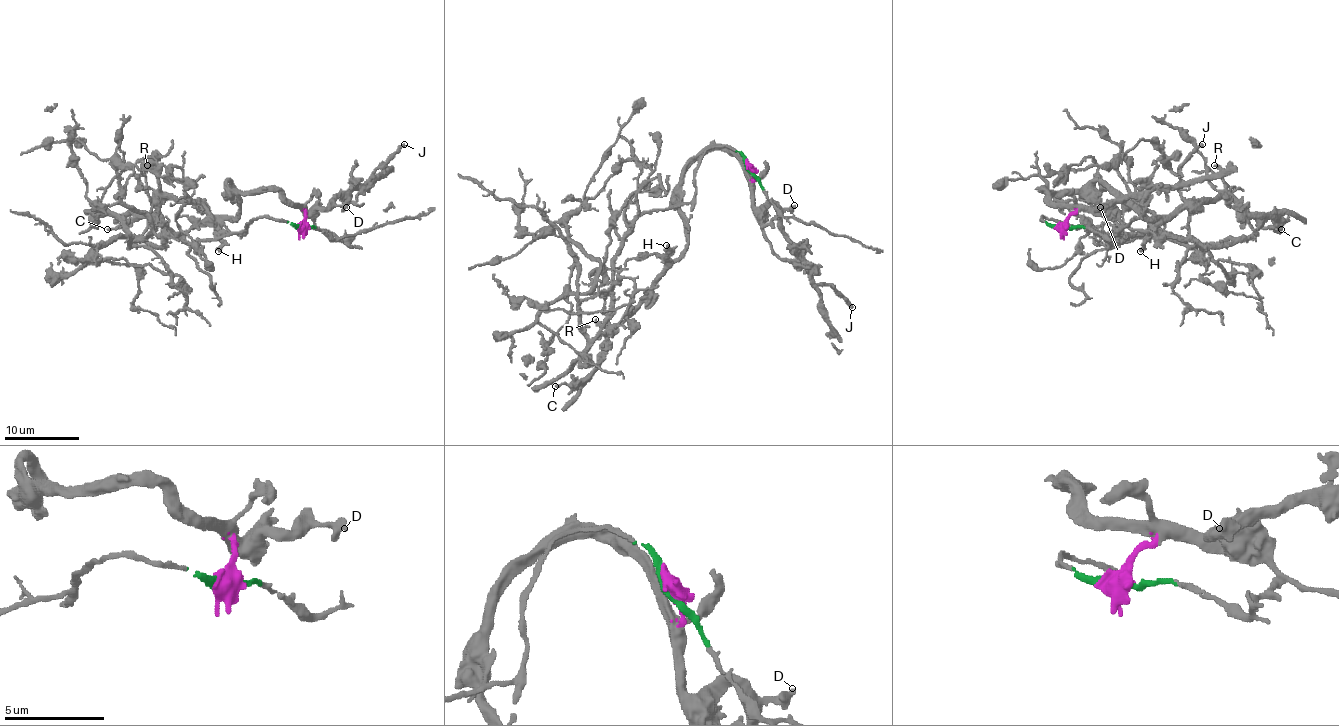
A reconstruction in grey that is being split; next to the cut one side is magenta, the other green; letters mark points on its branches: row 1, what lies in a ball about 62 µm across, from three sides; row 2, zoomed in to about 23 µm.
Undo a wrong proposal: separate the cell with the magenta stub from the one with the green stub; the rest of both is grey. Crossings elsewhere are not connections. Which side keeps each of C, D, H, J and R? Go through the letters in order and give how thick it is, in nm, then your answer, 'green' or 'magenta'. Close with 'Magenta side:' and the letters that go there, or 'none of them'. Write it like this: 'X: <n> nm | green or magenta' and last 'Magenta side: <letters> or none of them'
C: 190 nm | magenta
D: 500 nm | magenta
H: 360 nm | magenta
J: 320 nm | magenta
R: 360 nm | magenta
Magenta side: C, D, H, J, R

